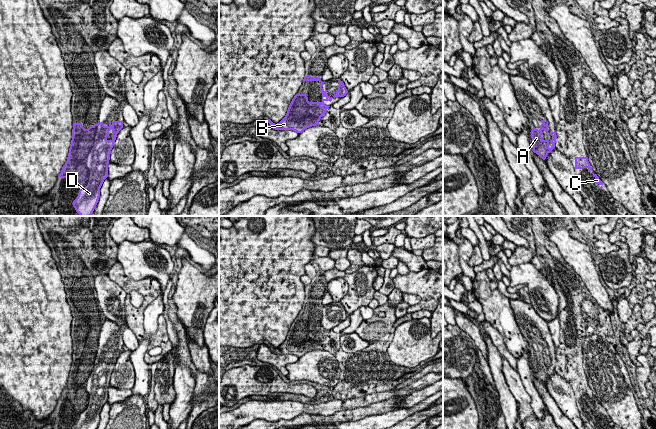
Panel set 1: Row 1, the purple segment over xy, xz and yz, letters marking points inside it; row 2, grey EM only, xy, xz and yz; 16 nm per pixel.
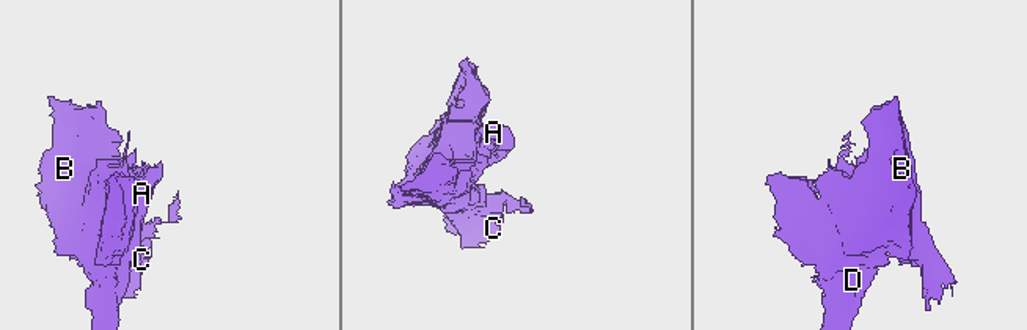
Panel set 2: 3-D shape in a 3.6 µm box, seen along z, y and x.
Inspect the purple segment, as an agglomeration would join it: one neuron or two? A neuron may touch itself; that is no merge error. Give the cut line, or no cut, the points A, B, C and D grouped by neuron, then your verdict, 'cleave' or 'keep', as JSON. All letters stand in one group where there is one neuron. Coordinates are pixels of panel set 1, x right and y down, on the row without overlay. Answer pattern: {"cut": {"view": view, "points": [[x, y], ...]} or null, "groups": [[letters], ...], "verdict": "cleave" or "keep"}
{"cut": null, "groups": [["A", "B", "C", "D"]], "verdict": "keep"}

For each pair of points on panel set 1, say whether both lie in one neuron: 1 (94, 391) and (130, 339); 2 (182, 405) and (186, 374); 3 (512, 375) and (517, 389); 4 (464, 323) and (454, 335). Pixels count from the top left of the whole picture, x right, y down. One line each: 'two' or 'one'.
1: two
2: one
3: one
4: two

